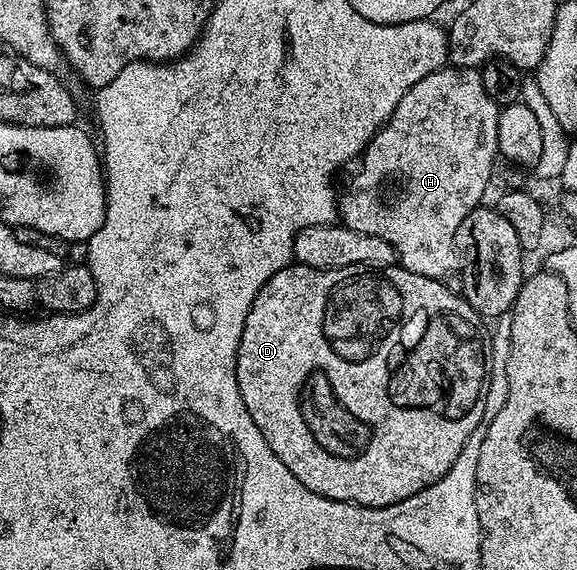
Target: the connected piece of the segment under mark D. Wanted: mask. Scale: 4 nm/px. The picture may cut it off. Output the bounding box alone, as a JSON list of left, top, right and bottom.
[236,264,492,506]

